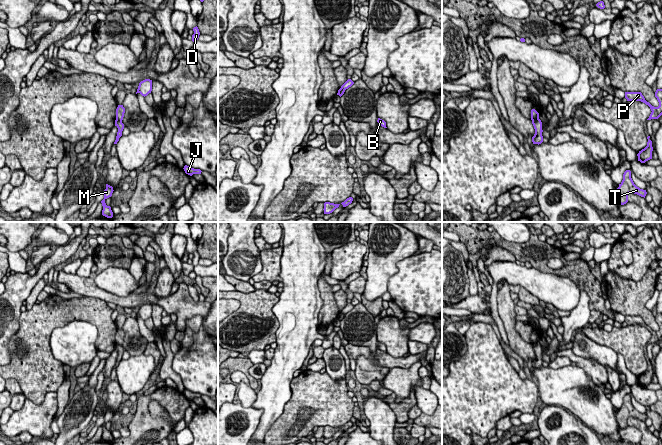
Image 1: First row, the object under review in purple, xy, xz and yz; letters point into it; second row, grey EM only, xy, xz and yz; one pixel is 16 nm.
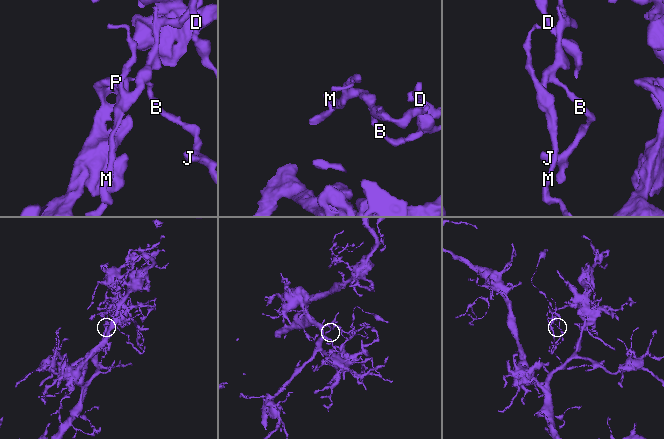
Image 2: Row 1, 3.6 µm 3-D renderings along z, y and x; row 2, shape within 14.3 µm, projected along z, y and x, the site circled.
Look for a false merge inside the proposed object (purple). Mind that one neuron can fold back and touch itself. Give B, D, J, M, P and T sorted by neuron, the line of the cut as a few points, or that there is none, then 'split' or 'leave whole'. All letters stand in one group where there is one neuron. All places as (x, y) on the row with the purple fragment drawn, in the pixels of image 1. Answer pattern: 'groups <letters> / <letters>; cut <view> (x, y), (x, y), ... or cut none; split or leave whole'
groups B D J / M P T; cut yz (538, 116), (532, 120); split

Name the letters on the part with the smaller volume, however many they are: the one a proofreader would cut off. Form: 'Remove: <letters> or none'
Remove: B, D, J

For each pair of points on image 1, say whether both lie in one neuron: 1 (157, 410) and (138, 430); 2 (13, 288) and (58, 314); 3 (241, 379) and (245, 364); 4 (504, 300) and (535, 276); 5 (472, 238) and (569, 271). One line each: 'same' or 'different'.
1: different
2: different
3: different
4: different
5: same

